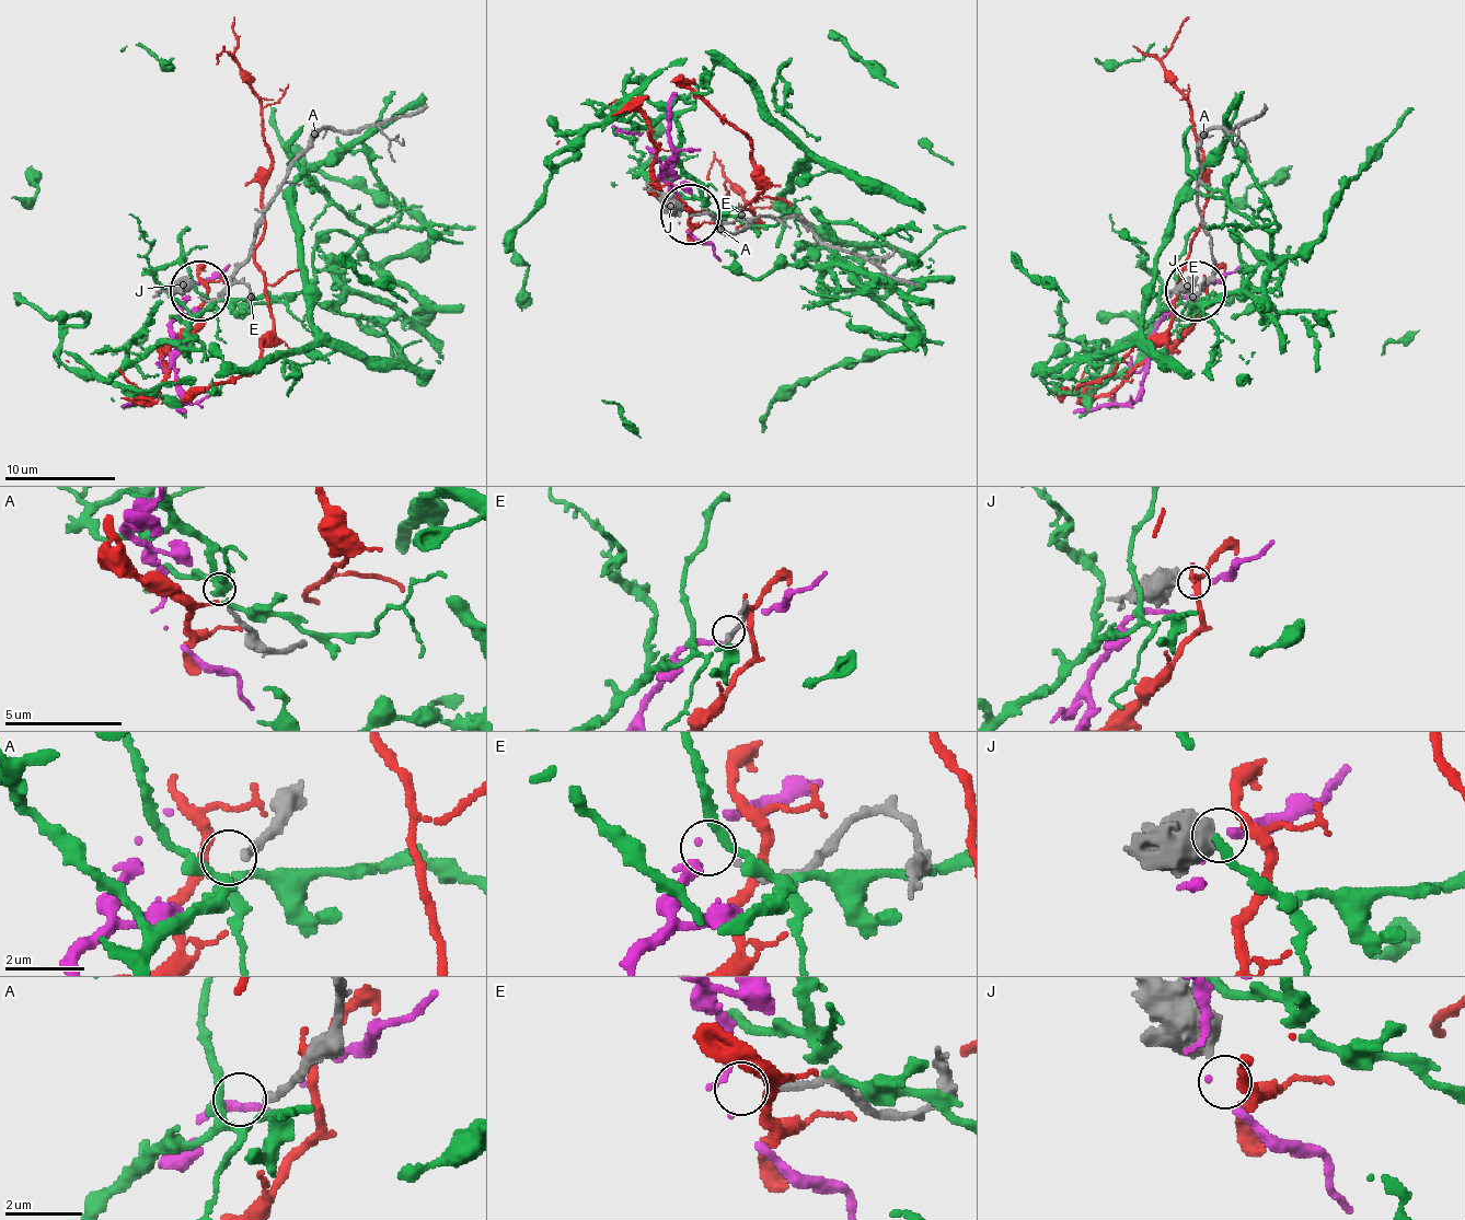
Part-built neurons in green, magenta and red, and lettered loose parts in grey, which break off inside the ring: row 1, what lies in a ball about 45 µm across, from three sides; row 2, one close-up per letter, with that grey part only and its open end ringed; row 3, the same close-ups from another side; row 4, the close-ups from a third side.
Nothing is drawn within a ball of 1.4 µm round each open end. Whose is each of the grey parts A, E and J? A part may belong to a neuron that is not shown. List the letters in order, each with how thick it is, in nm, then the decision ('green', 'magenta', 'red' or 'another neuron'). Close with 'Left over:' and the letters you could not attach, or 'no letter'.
A: calibre 200 nm; another neuron
E: calibre 160 nm; magenta
J: calibre 600 nm; red
Left over: A

